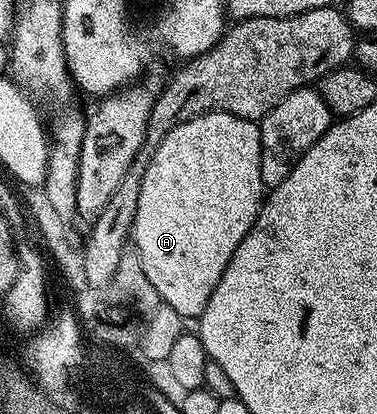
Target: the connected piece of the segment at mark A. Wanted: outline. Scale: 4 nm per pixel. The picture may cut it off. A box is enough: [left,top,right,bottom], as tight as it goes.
[132,110,264,320]

